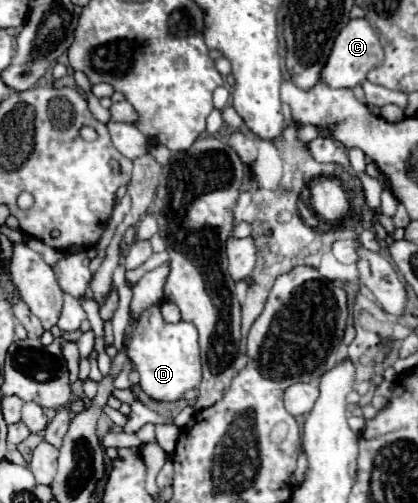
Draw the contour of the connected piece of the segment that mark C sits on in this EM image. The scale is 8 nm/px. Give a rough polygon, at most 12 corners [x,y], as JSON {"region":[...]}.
{"region":[[366,18],[336,36],[322,80],[354,88],[384,62]]}

